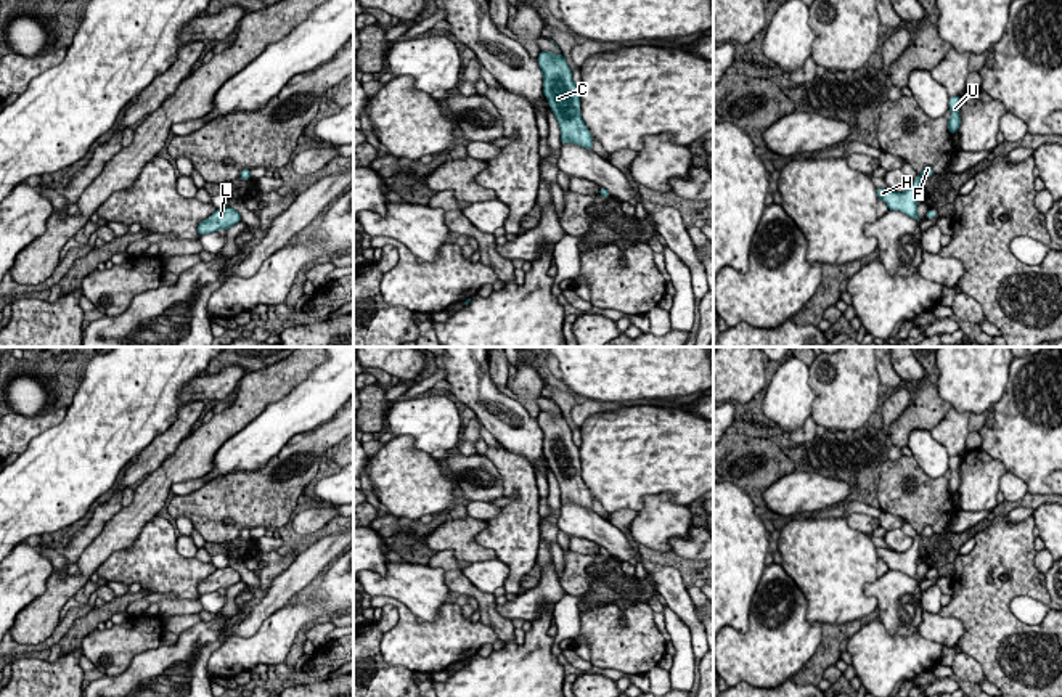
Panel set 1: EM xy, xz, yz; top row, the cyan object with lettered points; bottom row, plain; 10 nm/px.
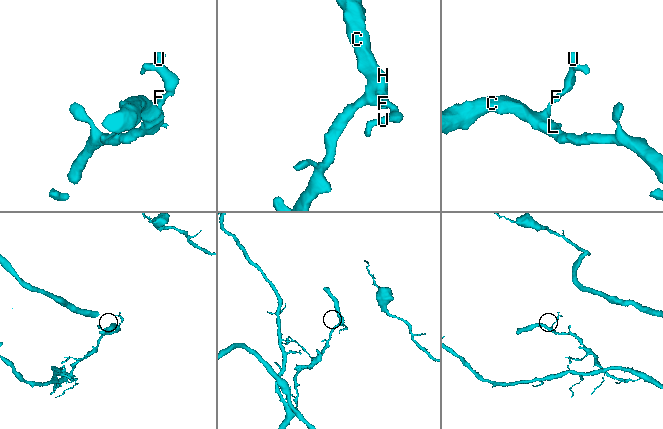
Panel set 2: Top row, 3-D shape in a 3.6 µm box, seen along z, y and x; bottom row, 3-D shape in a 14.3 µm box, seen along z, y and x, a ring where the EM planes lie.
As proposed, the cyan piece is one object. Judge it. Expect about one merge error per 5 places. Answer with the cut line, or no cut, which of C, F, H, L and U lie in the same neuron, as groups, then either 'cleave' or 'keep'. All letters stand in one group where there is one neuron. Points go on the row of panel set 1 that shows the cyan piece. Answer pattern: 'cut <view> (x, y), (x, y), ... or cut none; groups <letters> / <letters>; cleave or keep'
cut none; groups C F H L U; keep

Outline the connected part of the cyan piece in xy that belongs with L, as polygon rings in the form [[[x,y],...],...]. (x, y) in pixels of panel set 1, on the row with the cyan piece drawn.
[[[227,206],[223,209],[217,209],[209,218],[202,220],[198,226],[198,233],[202,236],[217,230],[228,230],[238,222],[241,222],[239,212]]]

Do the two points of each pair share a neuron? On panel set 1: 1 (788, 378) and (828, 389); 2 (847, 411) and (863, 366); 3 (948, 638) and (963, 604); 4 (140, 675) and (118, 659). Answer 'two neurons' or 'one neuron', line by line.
1: two neurons
2: one neuron
3: two neurons
4: two neurons

